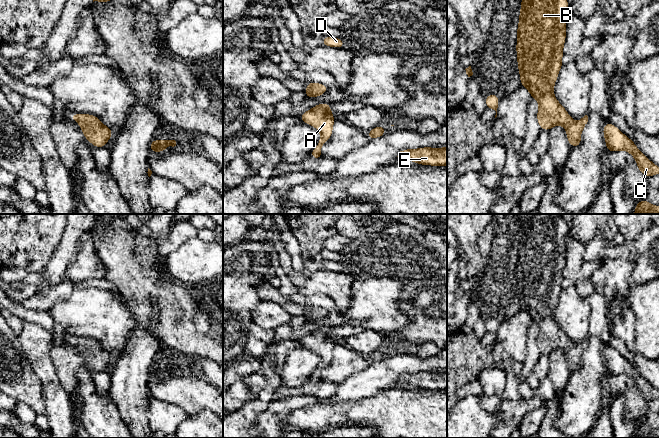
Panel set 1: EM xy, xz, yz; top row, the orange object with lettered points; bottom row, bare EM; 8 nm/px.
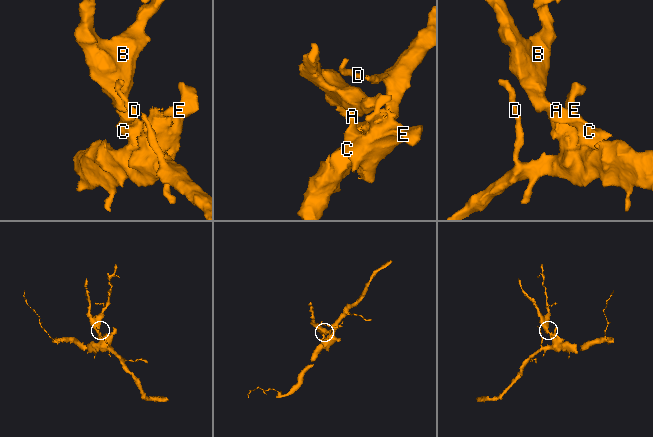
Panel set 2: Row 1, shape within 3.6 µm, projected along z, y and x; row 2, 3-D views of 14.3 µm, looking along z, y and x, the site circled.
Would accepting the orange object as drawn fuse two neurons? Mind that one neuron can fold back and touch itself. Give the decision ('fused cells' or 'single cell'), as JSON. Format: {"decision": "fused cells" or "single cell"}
{"decision": "single cell"}

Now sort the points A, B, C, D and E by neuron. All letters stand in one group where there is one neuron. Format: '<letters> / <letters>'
A B C D E

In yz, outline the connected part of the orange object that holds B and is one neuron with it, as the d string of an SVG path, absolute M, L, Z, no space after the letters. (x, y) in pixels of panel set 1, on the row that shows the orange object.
M522 0L517 27L517 63L522 87L539 103L537 121L541 130L549 131L556 125L565 128L571 147L581 145L581 132L588 122L585 115L575 122L554 97L554 85L562 68L563 47L566 40L567 0Z

